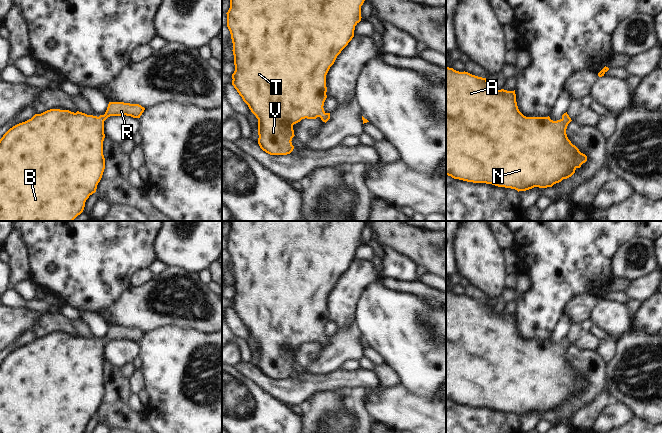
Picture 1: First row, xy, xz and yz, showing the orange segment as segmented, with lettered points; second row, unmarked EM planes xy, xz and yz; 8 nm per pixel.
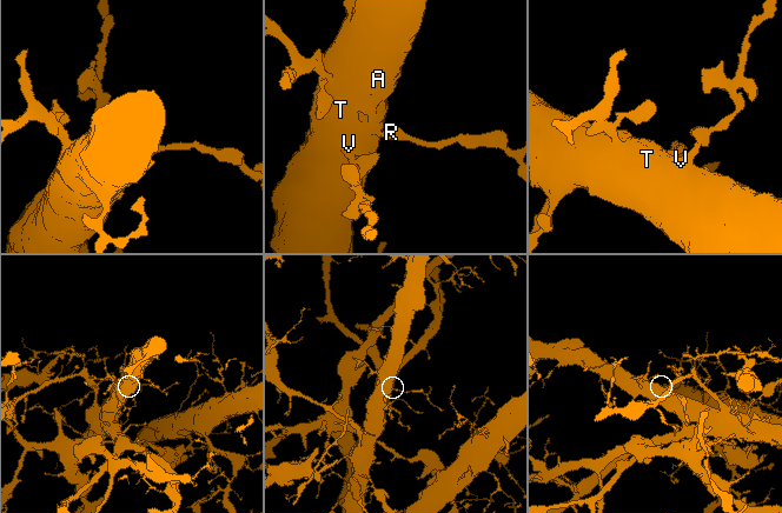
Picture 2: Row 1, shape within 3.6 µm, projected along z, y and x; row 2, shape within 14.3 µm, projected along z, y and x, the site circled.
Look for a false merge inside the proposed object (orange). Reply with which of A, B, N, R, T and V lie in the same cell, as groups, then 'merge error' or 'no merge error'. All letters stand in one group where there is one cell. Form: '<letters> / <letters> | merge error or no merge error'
A B N R T V | no merge error

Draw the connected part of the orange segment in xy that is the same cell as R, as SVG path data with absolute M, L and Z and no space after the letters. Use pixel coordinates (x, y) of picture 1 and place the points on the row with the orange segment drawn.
M109 102L105 114L99 117L79 111L74 113L69 110L50 109L41 114L35 114L31 119L10 128L0 139L0 221L73 221L83 212L85 202L89 196L96 192L97 185L105 169L103 155L104 121L110 116L126 115L140 118L144 110L145 108L139 104L124 102Z

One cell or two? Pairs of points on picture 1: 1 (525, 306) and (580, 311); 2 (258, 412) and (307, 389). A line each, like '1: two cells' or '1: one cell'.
1: two cells
2: two cells

